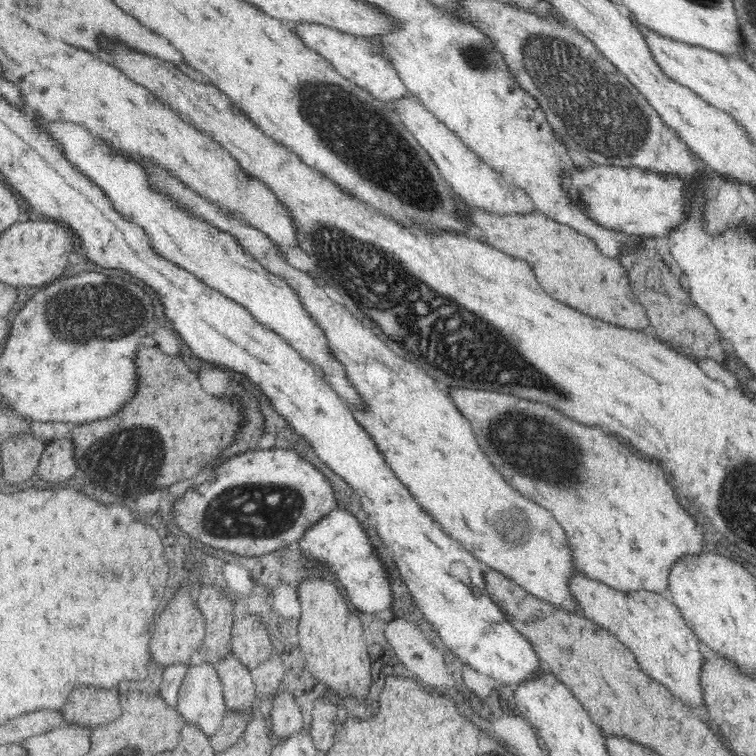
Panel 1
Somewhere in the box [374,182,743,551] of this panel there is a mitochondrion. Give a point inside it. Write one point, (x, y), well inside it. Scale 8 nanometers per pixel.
(530, 445)

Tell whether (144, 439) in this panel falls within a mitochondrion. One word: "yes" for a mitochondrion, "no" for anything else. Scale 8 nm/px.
yes

